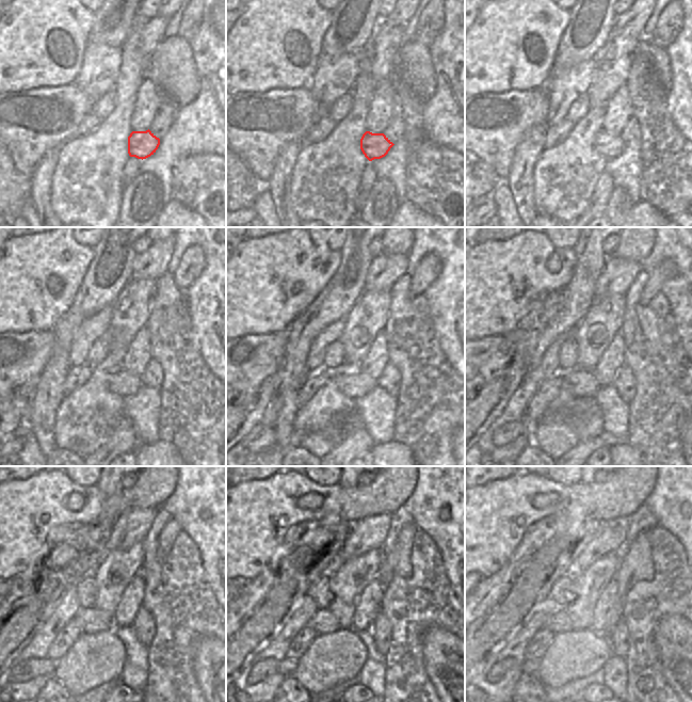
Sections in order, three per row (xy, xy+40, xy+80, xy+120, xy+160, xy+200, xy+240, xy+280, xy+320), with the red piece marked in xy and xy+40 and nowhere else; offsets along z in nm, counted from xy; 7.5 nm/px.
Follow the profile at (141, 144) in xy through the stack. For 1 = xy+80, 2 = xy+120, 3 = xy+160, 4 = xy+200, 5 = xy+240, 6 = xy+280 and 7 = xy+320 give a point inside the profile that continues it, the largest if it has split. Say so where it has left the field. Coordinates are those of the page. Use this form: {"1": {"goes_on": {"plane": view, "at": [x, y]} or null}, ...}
{"1": {"goes_on": {"plane": "xy+80", "at": [608, 145]}}, "2": {"goes_on": {"plane": "xy+120", "at": [122, 383]}}, "3": {"goes_on": {"plane": "xy+160", "at": [353, 383]}}, "4": {"goes_on": {"plane": "xy+200", "at": [582, 383]}}, "5": {"goes_on": {"plane": "xy+240", "at": [91, 620]}}, "6": {"goes_on": {"plane": "xy+280", "at": [322, 622]}}, "7": {"goes_on": {"plane": "xy+320", "at": [558, 622]}}}

